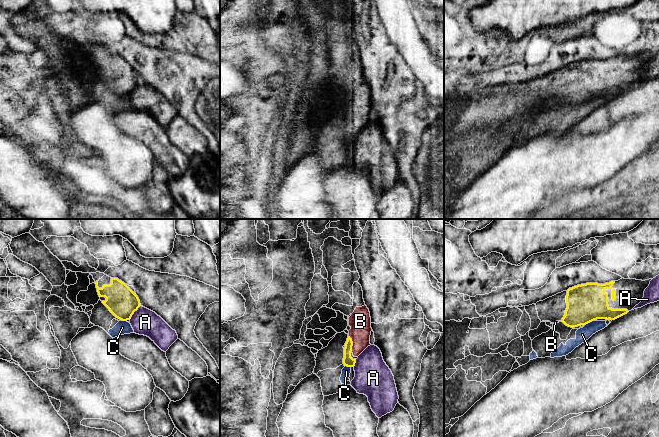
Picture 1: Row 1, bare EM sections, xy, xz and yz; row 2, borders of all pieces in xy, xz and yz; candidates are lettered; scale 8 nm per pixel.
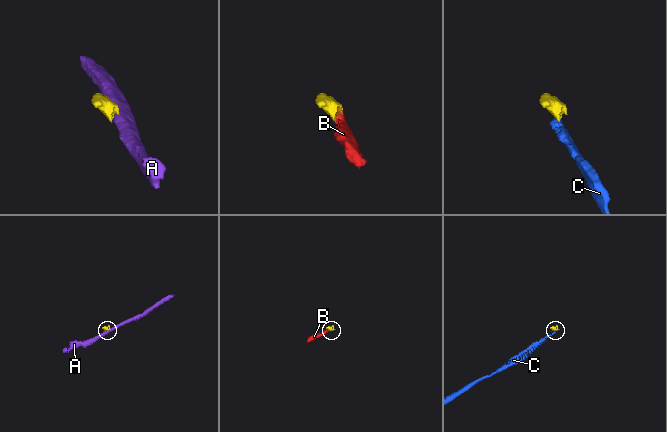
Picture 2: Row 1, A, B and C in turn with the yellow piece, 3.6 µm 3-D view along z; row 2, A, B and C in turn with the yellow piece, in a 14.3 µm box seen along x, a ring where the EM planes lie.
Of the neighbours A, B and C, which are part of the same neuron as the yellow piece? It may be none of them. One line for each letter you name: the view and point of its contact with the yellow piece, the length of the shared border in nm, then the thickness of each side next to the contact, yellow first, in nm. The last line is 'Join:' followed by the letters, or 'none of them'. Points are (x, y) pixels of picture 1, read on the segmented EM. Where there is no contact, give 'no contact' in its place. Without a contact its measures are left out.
B: contact xz (352, 344); length 130 nm; calibres 90 and 180 nm
Join: B

